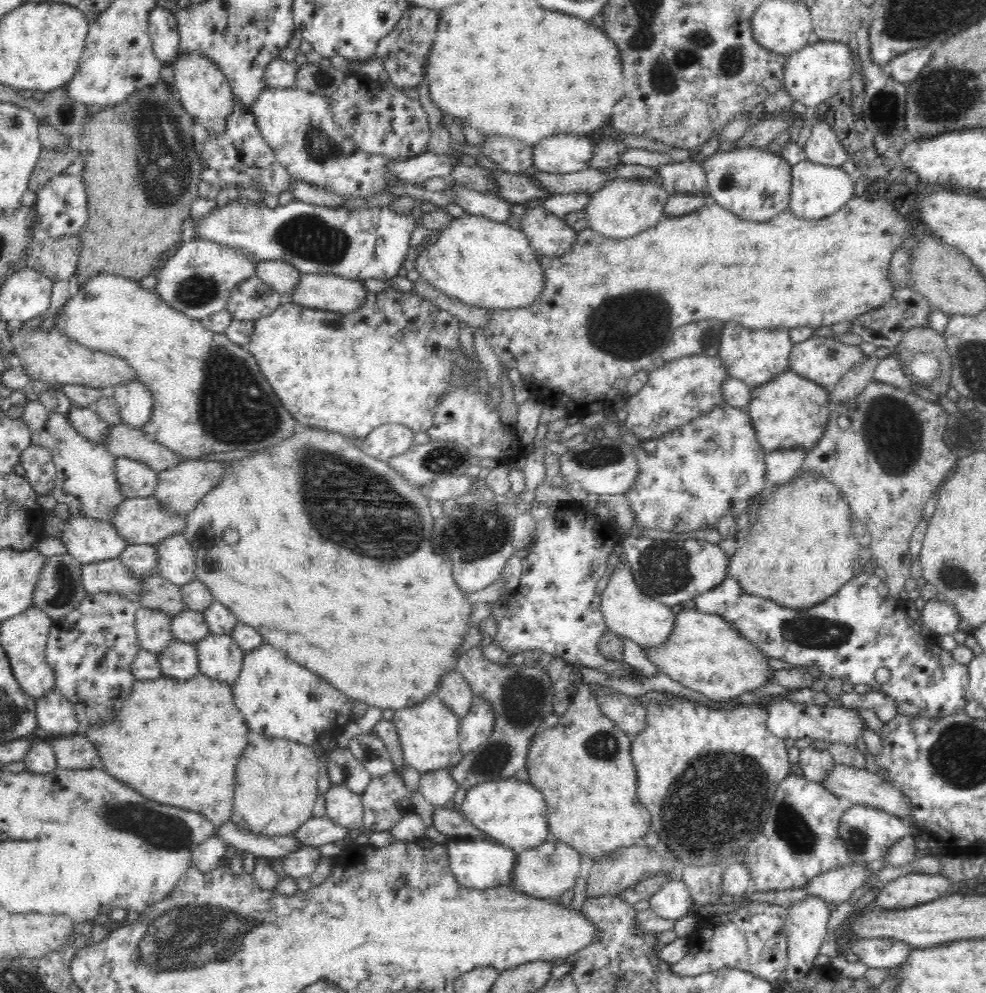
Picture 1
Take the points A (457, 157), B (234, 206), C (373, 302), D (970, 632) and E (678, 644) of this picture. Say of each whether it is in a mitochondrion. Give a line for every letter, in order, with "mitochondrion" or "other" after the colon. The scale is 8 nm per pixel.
A: other
B: other
C: other
D: other
E: other

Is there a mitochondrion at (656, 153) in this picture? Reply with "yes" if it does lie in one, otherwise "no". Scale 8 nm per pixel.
no

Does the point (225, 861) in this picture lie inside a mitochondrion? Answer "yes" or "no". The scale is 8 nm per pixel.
no

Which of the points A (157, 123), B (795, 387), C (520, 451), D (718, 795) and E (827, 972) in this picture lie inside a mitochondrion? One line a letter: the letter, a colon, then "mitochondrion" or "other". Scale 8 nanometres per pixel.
A: mitochondrion
B: other
C: other
D: mitochondrion
E: other

